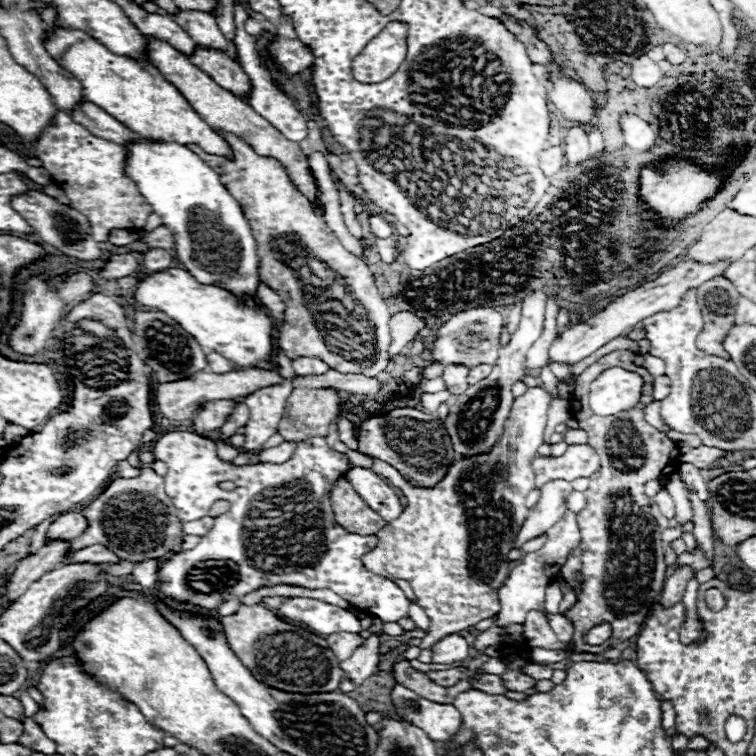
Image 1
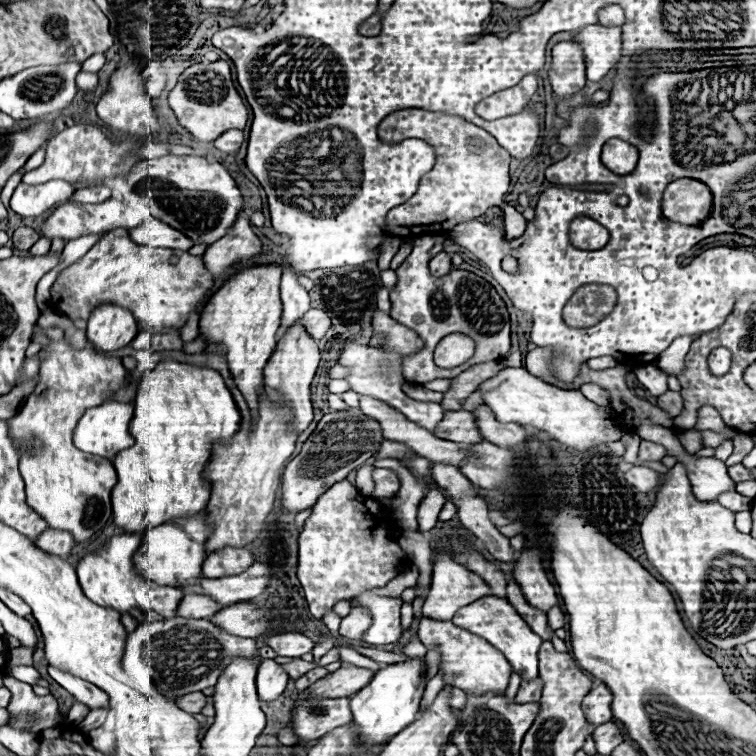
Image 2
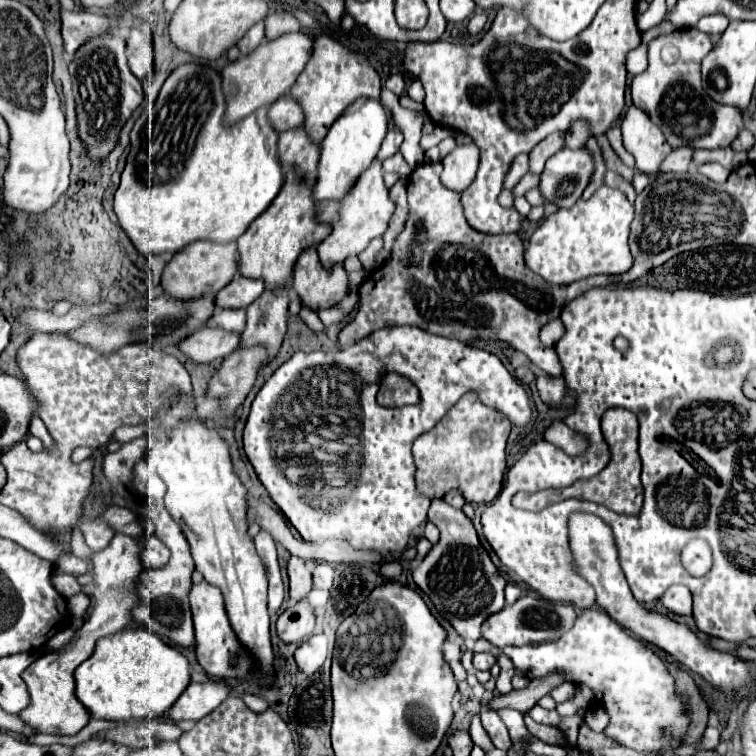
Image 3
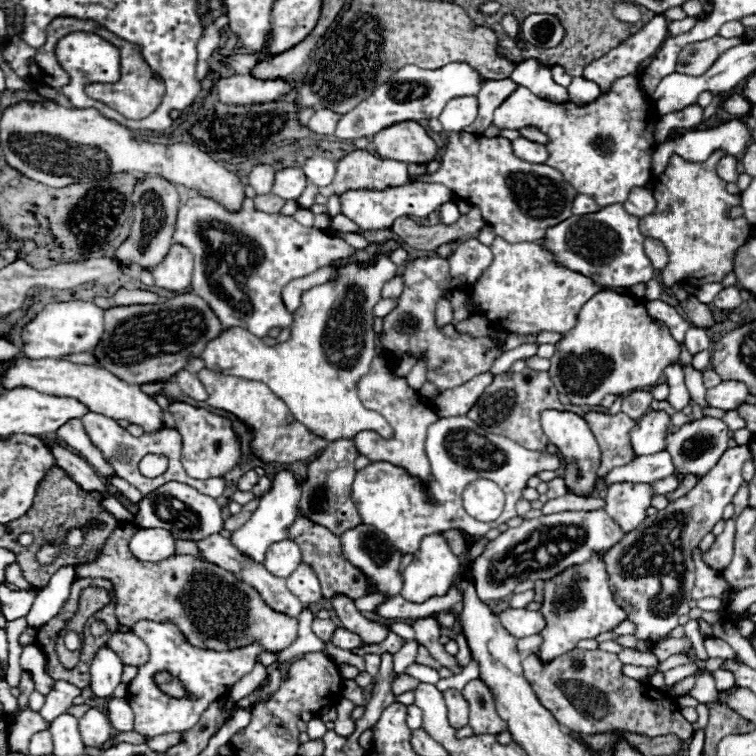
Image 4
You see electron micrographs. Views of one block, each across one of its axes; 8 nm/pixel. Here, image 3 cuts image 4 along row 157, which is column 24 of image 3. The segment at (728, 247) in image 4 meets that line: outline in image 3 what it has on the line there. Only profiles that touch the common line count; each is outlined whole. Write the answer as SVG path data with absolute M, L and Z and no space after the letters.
M134 590L134 594L108 594L108 596L96 596L96 604L94 610L90 614L90 618L84 622L82 628L76 630L76 640L72 640L72 644L66 644L64 648L44 654L40 656L36 662L32 662L28 666L28 670L24 672L24 682L28 686L30 692L30 706L24 708L24 712L20 712L20 718L32 726L36 732L42 734L56 734L56 736L74 736L78 734L88 722L90 722L90 712L82 706L82 702L76 696L76 678L74 672L76 668L88 660L94 652L96 642L102 636L114 634L122 628L126 628L132 622L130 610L138 604L138 594Z

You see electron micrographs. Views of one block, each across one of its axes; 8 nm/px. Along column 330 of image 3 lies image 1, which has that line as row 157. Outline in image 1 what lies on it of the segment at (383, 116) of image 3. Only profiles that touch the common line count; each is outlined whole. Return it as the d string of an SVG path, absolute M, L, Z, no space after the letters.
M140 138L126 144L126 152L126 176L134 180L140 194L162 218L162 224L174 234L178 262L202 284L226 288L238 298L242 294L256 296L260 282L256 240L240 204L220 184L218 174L192 150L176 142Z

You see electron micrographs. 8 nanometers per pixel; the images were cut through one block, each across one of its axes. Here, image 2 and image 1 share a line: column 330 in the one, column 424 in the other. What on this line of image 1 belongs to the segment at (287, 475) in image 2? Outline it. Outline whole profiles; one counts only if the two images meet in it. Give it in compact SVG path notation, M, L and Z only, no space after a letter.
M396 408L386 416L370 416L356 428L358 452L380 458L402 472L406 480L414 480L420 486L438 484L448 472L448 464L454 462L450 436L442 420L432 414L424 414L416 408Z

